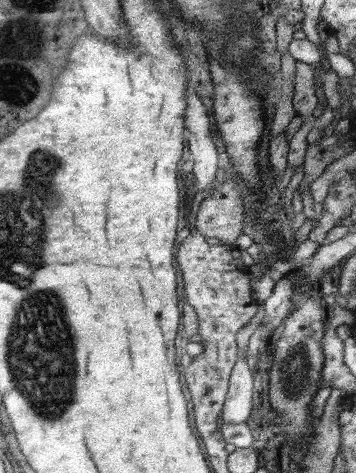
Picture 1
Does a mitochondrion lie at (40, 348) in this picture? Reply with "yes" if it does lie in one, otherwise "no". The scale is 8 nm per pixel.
yes

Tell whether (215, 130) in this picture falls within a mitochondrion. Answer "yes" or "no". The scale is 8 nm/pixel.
no

